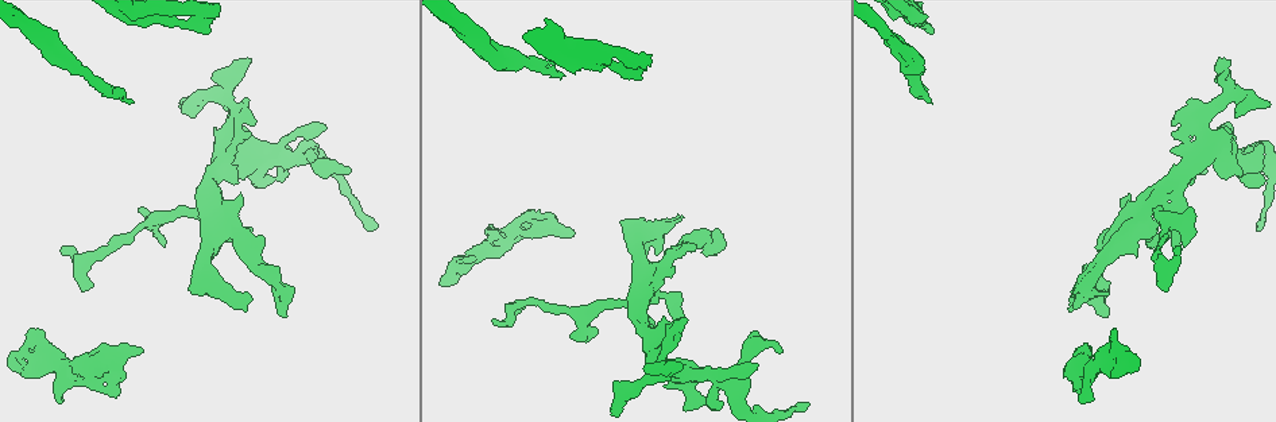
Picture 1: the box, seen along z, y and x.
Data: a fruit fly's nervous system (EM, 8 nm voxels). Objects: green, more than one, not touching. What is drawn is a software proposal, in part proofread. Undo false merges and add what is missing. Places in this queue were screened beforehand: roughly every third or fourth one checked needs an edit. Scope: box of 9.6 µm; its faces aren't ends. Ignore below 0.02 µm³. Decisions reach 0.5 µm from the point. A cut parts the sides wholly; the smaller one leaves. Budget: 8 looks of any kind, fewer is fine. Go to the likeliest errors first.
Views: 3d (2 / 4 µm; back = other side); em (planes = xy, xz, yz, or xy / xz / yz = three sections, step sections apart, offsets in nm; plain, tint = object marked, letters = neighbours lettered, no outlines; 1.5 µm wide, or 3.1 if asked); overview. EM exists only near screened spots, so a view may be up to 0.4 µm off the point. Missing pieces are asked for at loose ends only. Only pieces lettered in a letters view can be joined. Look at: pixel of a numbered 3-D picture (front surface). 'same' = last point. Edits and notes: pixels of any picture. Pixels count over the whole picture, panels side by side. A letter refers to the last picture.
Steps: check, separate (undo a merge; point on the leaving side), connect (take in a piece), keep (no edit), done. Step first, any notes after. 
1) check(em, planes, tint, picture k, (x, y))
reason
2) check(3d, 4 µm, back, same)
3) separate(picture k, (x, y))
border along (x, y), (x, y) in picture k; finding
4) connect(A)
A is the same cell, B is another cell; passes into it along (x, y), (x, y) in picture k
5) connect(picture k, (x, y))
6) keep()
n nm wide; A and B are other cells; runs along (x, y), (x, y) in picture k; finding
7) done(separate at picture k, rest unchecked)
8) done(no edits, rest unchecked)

check(em, planes, plain, picture 1, (61, 249))

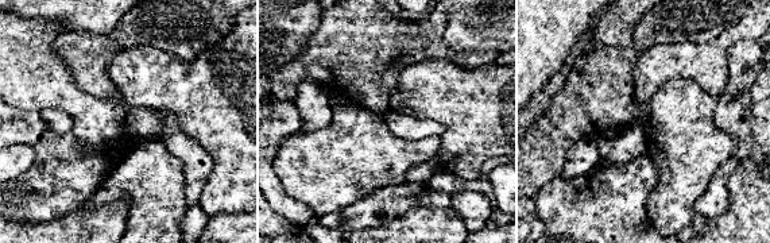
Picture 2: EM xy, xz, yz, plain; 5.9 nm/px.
check(em, planes, letters, same)

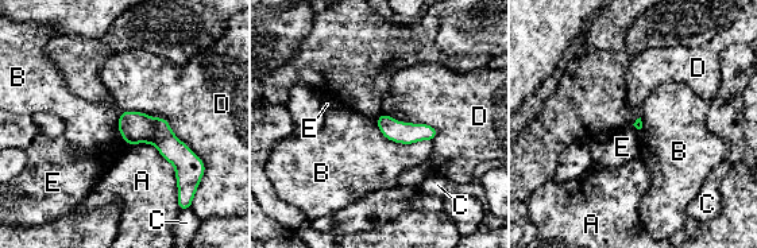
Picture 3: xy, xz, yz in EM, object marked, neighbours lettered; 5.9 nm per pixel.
keep()
D touches over 600 nm; A, B, C, D and E are other cells; border along (374, 121), (396, 142), (431, 140) in picture 3; none of them fits

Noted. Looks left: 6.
check(em, planes, letters, picture 1, (804, 403))
branch stops here

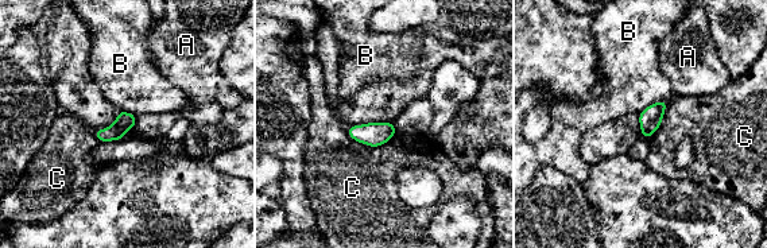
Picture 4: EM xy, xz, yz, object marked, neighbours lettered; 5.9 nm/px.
keep()
A, B and C are other cells; border along (347, 128), (371, 146), (395, 131) in picture 4; no lettered piece goes on from it

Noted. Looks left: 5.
check(3d, 4 µm, back, picture 1, (59, 401))
free end

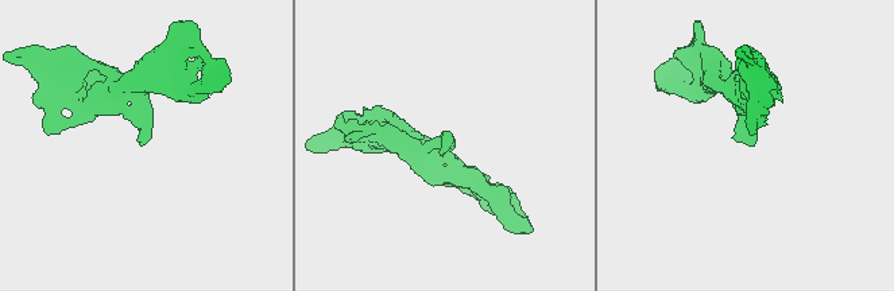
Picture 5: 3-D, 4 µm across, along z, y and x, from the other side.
check(em, planes, letters, picture 5, (142, 145))

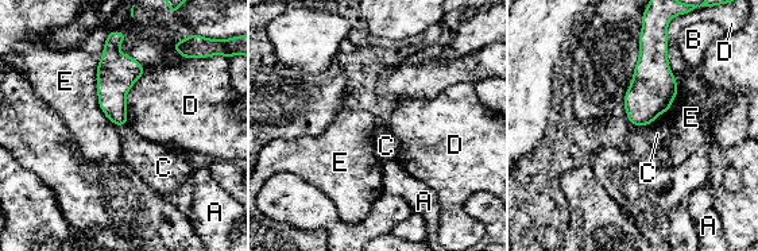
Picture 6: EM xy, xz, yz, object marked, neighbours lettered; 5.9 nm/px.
keep()
160 nm wide; A, B, C, D and E are other cells; border along (127, 123), (118, 126) in picture 6; none of them fits

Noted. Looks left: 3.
done(no edits, rest unchecked)

